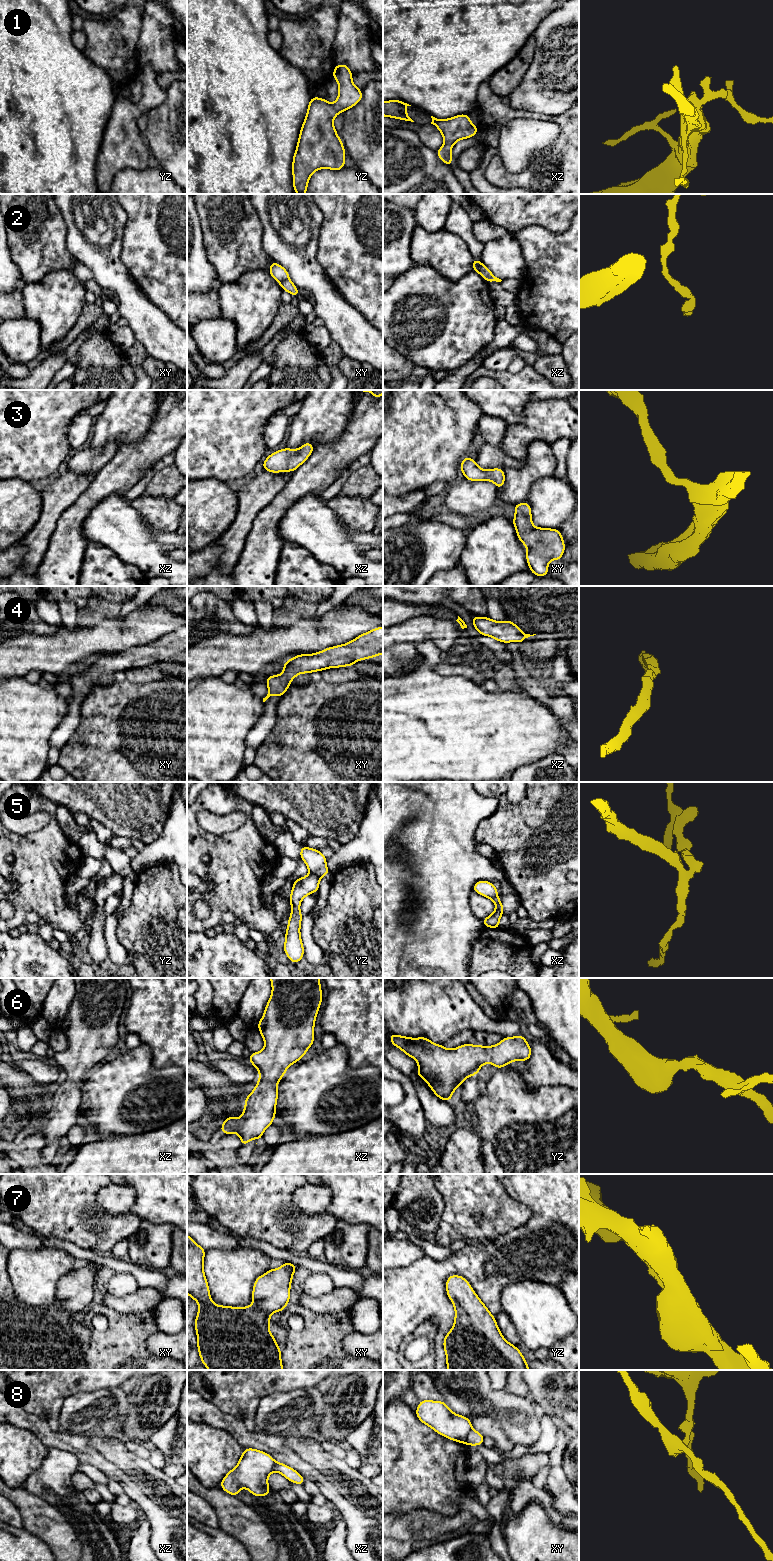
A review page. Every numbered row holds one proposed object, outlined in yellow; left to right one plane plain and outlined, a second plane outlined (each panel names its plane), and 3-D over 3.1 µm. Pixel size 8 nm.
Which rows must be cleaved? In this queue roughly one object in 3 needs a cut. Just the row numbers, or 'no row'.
2, 5, 8

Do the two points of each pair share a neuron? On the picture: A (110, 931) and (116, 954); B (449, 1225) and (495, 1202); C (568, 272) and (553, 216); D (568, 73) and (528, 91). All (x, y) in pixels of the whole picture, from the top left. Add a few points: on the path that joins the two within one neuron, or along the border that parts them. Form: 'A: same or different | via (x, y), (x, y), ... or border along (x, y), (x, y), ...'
A: same | via (110, 937), (115, 948)
B: same | via (460, 1219), (476, 1208), (484, 1208)
C: different | border along (534, 226), (555, 232), (568, 229)
D: same | via (558, 78), (549, 87), (538, 91)

